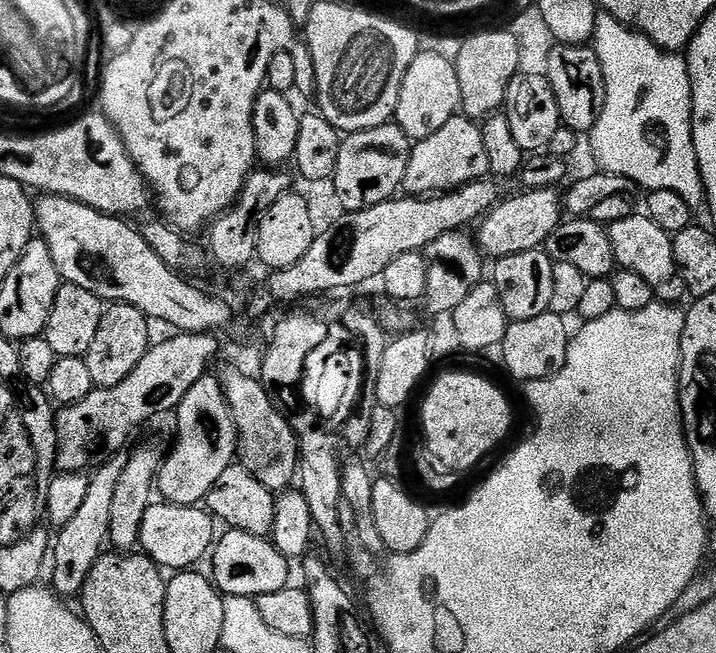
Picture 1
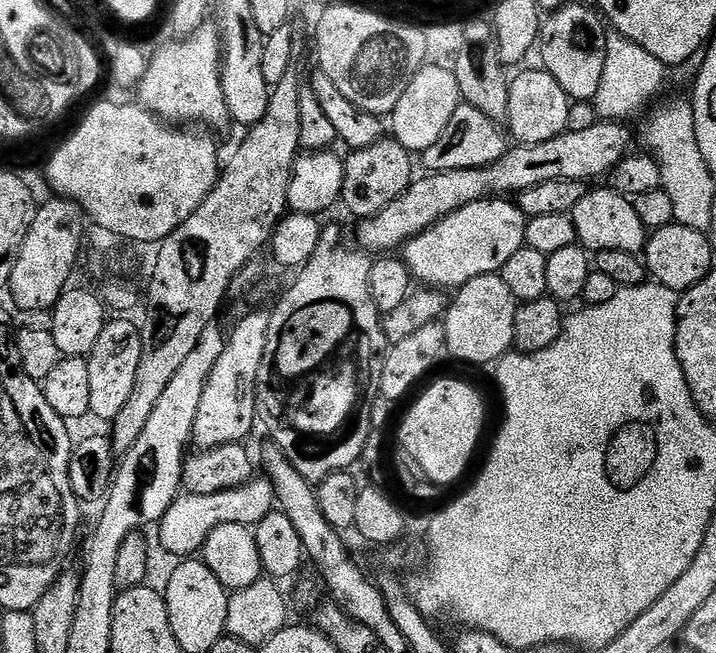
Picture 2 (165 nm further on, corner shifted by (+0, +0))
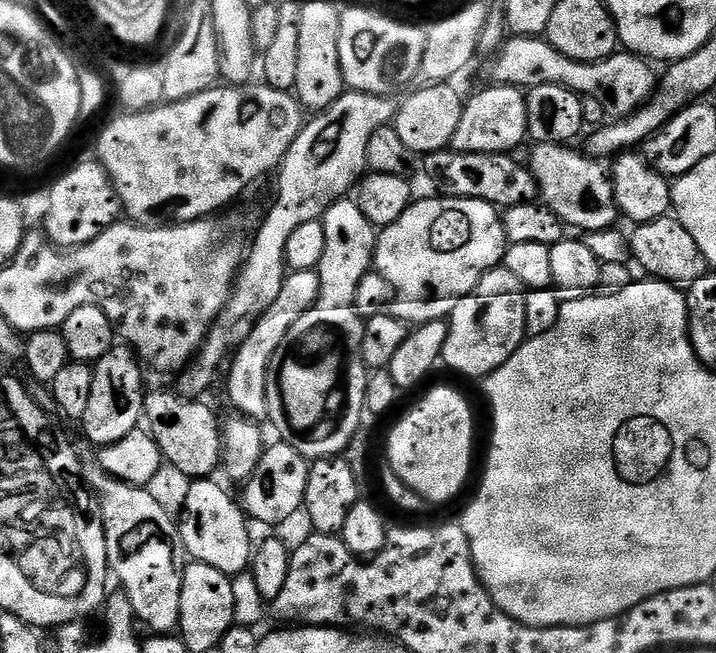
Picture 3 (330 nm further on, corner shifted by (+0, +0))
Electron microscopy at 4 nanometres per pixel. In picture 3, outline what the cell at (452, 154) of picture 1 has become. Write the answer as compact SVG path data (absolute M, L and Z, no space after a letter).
M492 84L481 92L464 100L462 118L458 122L458 130L454 130L451 147L457 152L499 152L511 153L512 148L519 146L528 136L528 101L525 93L515 84Z

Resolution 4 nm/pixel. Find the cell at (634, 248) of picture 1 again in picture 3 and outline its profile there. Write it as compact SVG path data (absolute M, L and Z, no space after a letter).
M537 143L535 147L530 159L532 176L540 188L543 203L561 222L569 229L584 228L585 233L611 228L617 223L616 185L599 159L588 154L579 156L562 144Z

